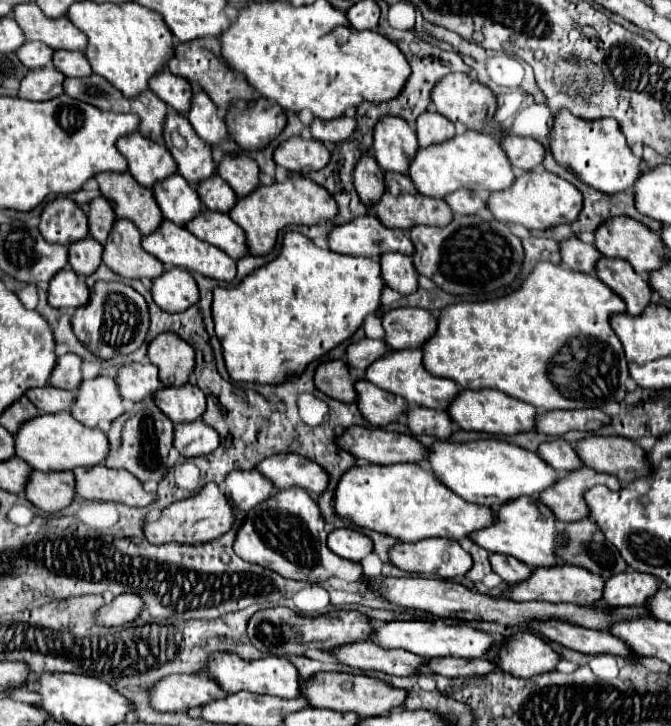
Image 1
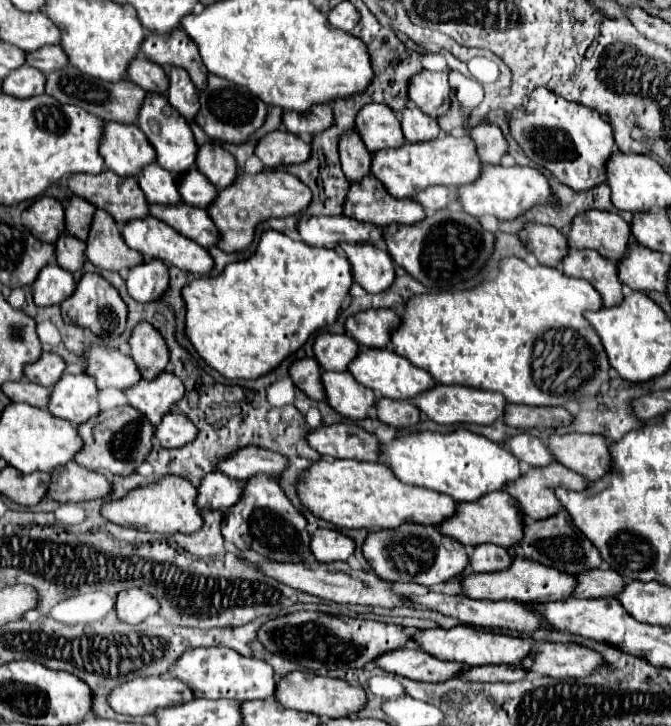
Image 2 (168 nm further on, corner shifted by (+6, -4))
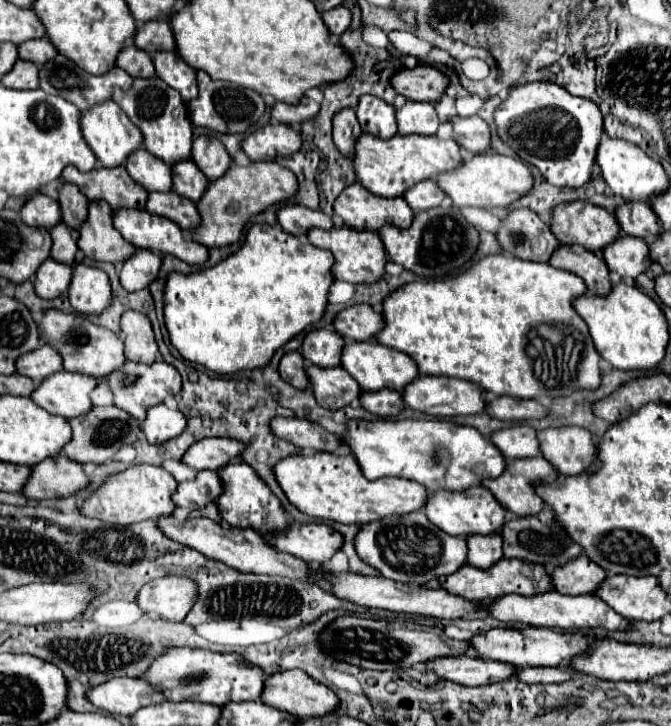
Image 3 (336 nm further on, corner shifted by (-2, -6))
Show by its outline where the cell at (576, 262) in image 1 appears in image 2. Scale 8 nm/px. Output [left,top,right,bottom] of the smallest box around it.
[525,224,569,268]

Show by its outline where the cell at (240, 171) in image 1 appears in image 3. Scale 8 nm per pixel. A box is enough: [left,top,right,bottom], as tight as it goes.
[191,136,231,180]

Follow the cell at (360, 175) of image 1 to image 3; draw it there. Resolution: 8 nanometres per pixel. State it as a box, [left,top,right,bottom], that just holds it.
[333,108,361,158]

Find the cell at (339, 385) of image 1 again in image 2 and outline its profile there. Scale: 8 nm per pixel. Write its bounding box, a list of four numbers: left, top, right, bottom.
[289,358,325,400]

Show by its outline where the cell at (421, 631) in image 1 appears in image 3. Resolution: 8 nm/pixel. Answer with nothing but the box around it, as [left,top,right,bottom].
[471,628,589,668]

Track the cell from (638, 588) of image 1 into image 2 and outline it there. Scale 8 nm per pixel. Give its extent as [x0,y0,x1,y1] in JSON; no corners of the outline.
[575,568,625,598]

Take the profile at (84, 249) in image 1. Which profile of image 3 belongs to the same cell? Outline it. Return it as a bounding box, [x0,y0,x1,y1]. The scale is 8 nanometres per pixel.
[49,222,77,264]

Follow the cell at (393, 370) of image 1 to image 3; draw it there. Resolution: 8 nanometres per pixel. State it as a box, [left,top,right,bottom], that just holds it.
[341,340,419,392]

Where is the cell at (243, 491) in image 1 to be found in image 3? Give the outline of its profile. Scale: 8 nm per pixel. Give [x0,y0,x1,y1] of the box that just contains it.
[171,470,221,520]

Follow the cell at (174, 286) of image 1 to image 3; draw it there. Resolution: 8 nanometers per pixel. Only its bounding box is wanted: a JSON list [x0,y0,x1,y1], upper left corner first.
[119,248,161,292]

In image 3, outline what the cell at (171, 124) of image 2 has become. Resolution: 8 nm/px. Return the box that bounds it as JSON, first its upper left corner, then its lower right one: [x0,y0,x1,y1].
[113,76,193,166]

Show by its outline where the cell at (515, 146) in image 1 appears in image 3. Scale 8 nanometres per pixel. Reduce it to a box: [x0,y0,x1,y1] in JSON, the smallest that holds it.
[449,116,489,154]

